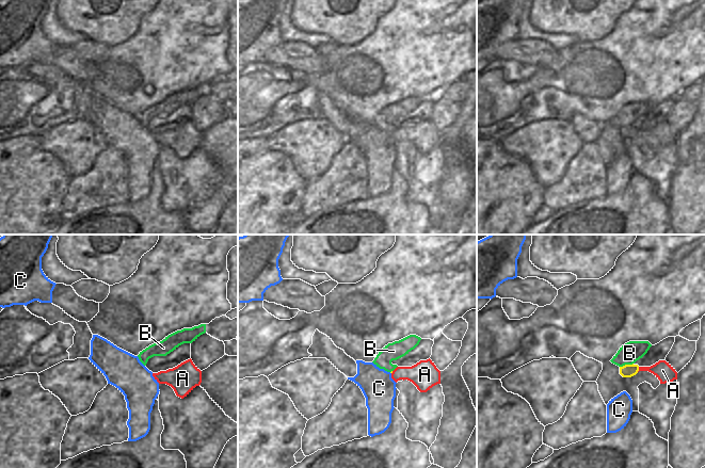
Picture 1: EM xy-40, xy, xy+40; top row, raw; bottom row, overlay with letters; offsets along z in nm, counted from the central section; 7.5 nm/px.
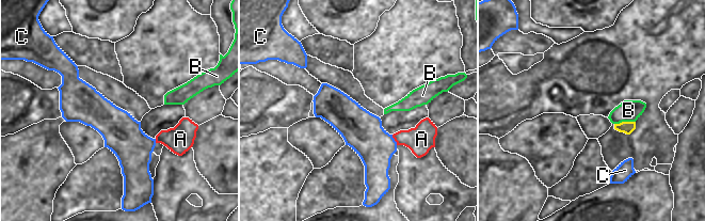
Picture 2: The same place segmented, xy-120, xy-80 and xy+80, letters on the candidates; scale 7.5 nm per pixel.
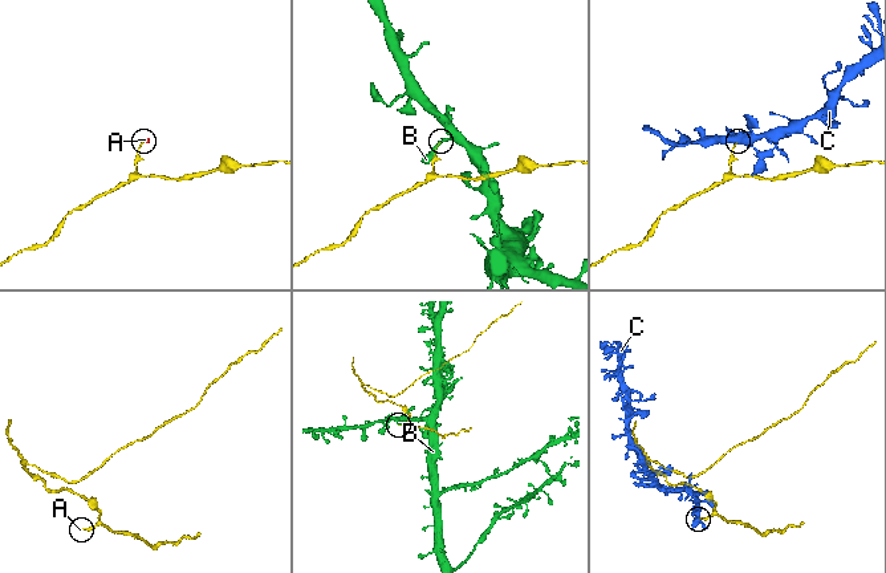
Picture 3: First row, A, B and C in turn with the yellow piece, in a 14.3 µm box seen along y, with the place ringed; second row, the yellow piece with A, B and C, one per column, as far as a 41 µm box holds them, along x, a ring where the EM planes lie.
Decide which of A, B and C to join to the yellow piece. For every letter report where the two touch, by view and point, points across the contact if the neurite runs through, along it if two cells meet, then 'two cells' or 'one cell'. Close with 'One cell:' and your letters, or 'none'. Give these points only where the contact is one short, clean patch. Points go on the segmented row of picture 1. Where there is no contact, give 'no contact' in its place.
A: meets yellow in xy+40 at (638, 369); runs through xy+40 (628, 370), (638, 369), (662, 370); one cell
B: meets yellow in xy+40 at (626, 365); two cells
C: no contact; two cells
One cell: A

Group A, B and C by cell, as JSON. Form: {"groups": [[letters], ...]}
{"groups": [["A"], ["B"], ["C"]]}

